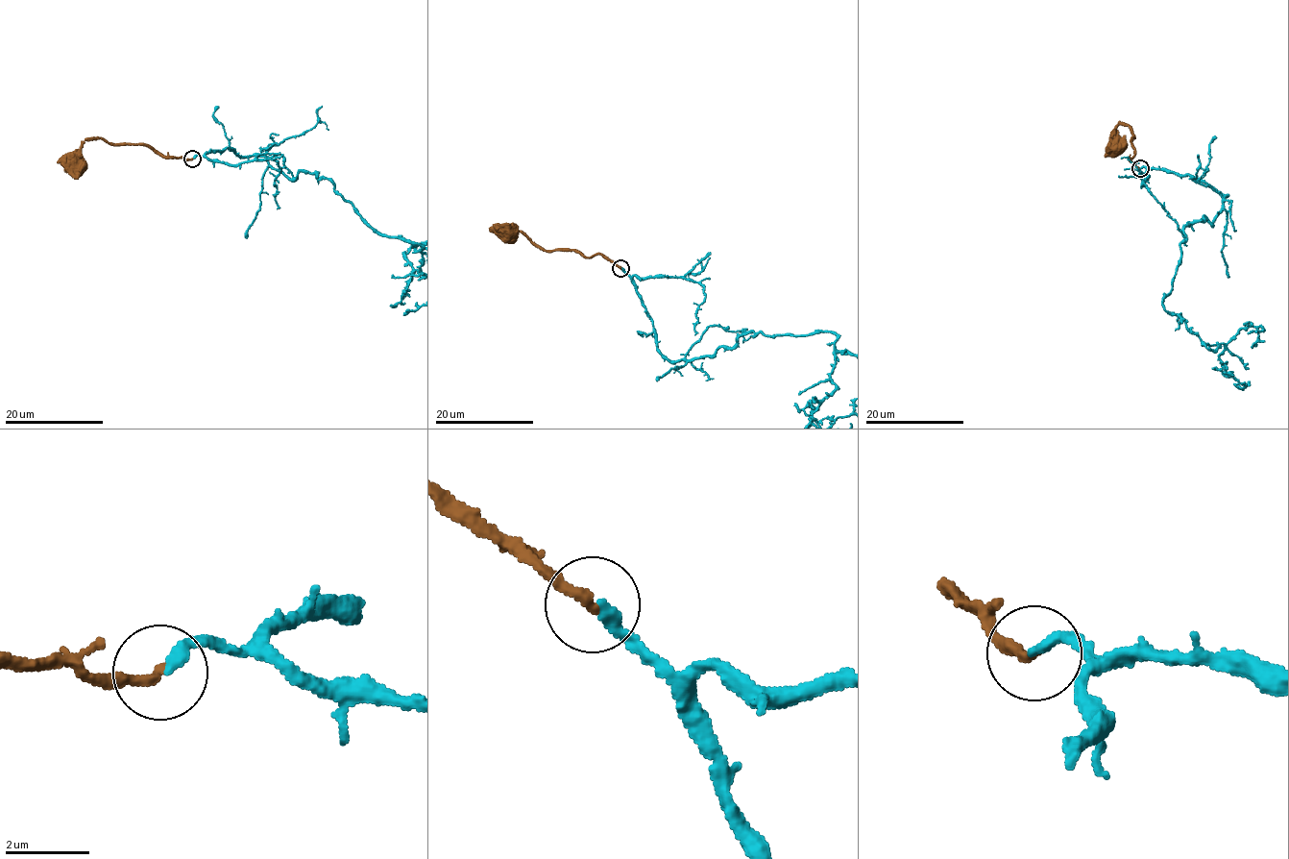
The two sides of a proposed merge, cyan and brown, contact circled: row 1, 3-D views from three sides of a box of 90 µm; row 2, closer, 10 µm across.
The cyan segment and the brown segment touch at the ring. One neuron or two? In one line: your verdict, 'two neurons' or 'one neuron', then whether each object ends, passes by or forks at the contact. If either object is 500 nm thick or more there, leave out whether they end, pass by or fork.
one neuron; cyan ends there; brown ends there

